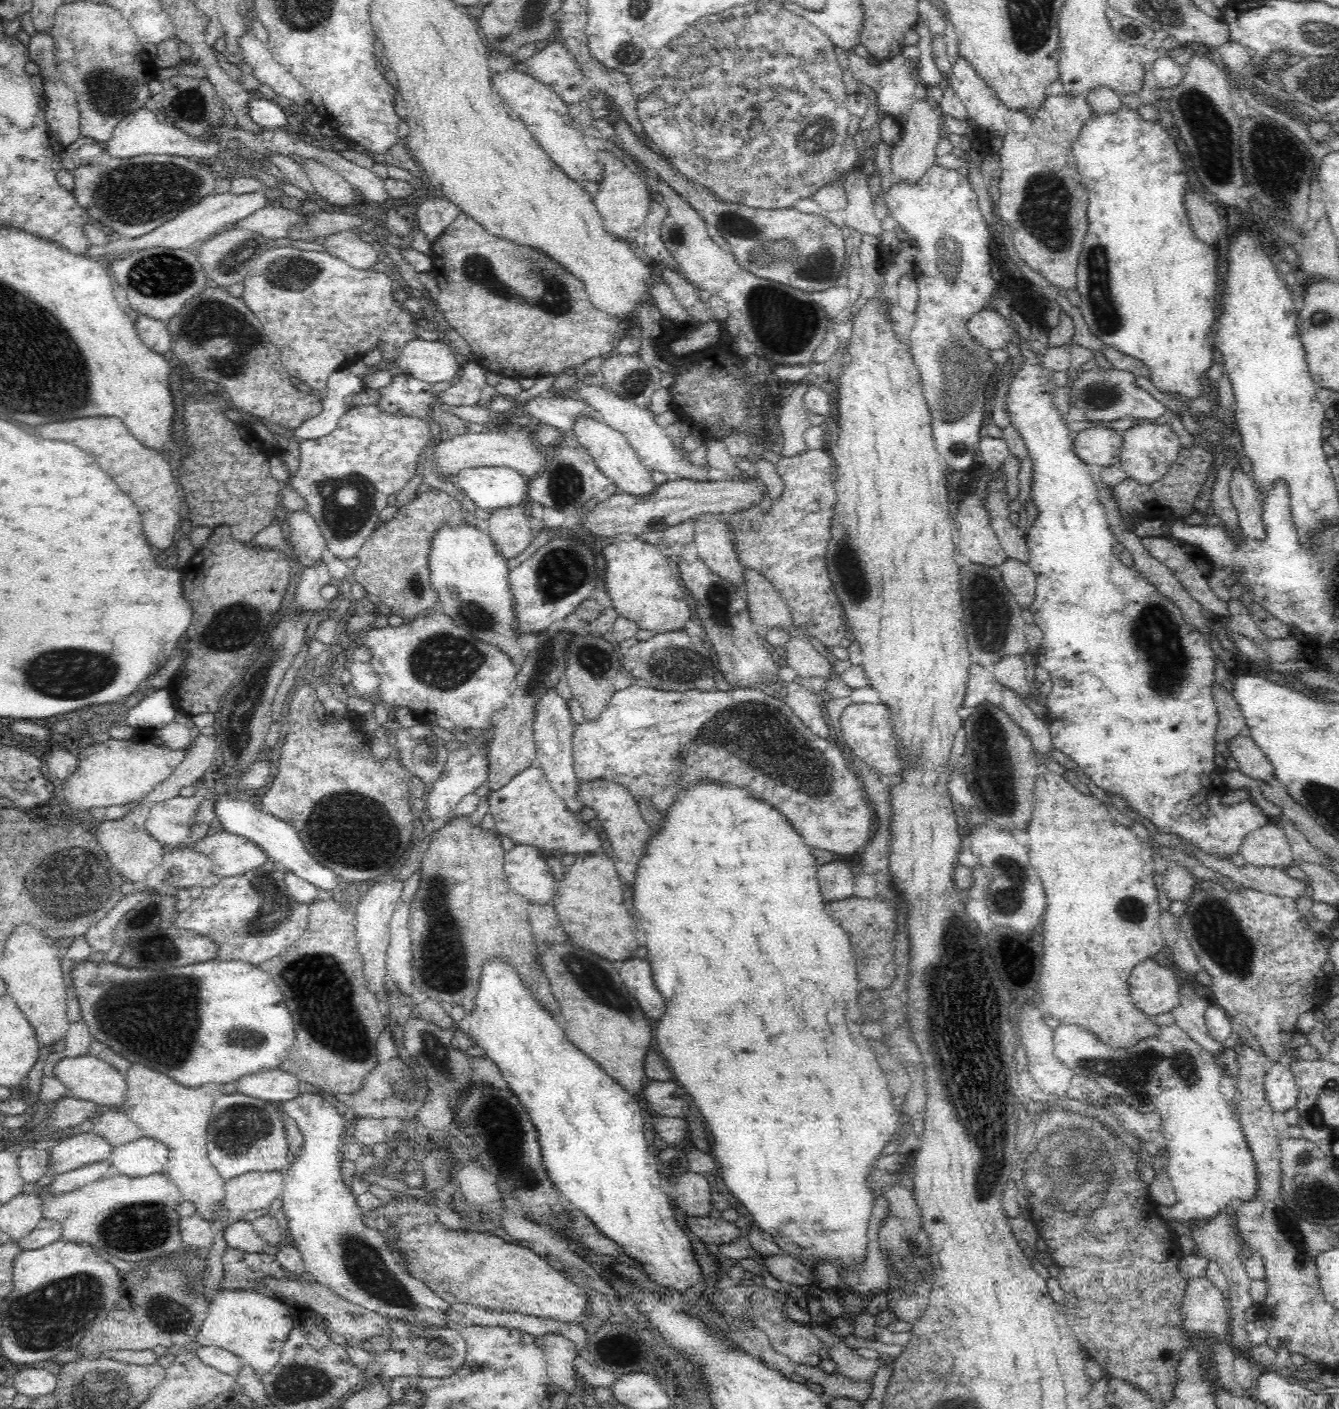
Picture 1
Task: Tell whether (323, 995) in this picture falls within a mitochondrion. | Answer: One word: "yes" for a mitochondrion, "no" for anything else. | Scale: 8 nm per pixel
yes

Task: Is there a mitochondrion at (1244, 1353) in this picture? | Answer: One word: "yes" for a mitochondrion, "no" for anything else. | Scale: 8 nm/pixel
no

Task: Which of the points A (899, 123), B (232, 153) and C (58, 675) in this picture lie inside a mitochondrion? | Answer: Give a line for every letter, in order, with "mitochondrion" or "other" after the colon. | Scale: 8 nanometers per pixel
A: other
B: other
C: mitochondrion

